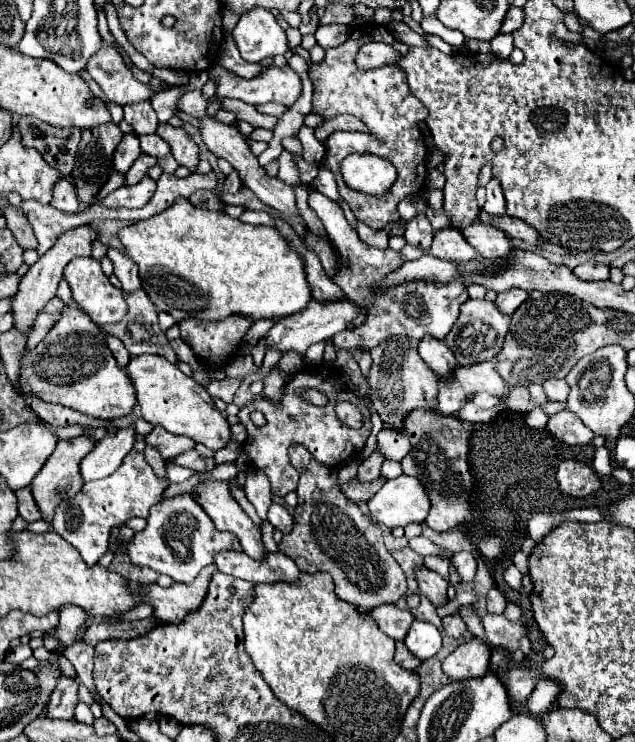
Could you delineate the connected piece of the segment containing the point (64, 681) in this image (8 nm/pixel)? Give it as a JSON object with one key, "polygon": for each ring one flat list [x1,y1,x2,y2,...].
{"polygon":[[65,673,57,677,57,685,51,693,51,701,47,707,47,717,55,719,73,719,75,705,79,703,77,699,77,681,69,679]]}

